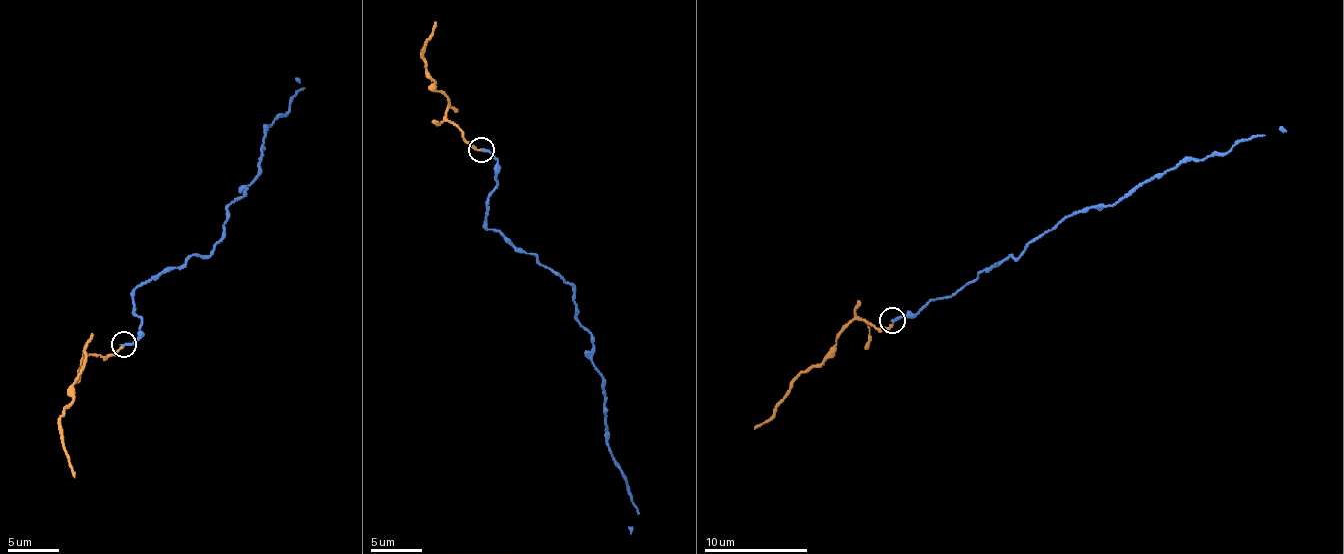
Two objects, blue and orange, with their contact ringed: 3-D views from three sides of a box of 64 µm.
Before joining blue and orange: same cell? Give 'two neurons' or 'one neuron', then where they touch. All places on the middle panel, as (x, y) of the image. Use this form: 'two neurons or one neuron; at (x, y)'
one neuron; at (481, 149)

